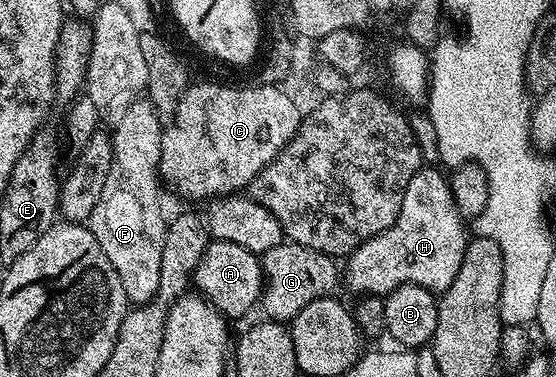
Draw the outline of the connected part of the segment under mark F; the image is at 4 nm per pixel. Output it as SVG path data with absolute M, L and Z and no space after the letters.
M149 97L136 99L113 123L112 130L112 168L108 171L108 180L104 180L104 188L100 191L100 200L96 200L96 208L92 208L89 228L92 236L96 236L96 244L104 248L104 256L108 256L112 268L116 268L116 276L120 276L120 284L124 284L127 303L142 306L156 296L156 288L160 288L160 255L164 249L167 215L162 215L162 198L158 195L160 187L160 152L162 151L162 132L160 116L156 116L156 108Z

